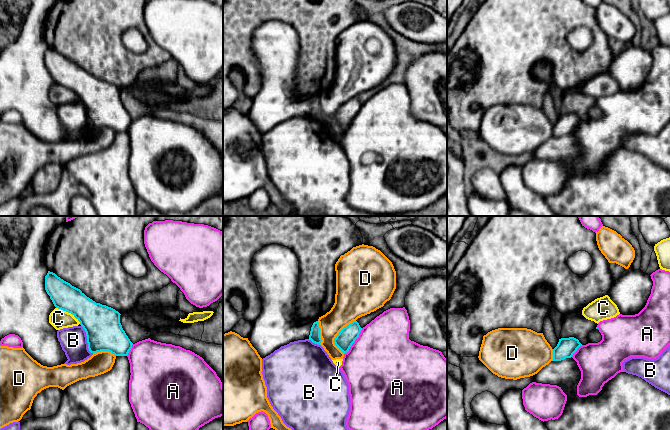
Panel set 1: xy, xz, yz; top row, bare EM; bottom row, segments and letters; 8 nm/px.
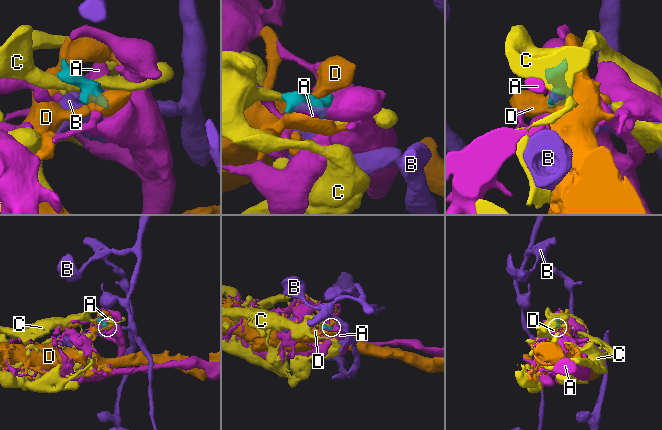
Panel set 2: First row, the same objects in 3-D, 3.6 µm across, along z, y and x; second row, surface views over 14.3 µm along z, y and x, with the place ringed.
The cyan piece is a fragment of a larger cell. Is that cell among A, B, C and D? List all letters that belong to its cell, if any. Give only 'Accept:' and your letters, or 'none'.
Accept: A

